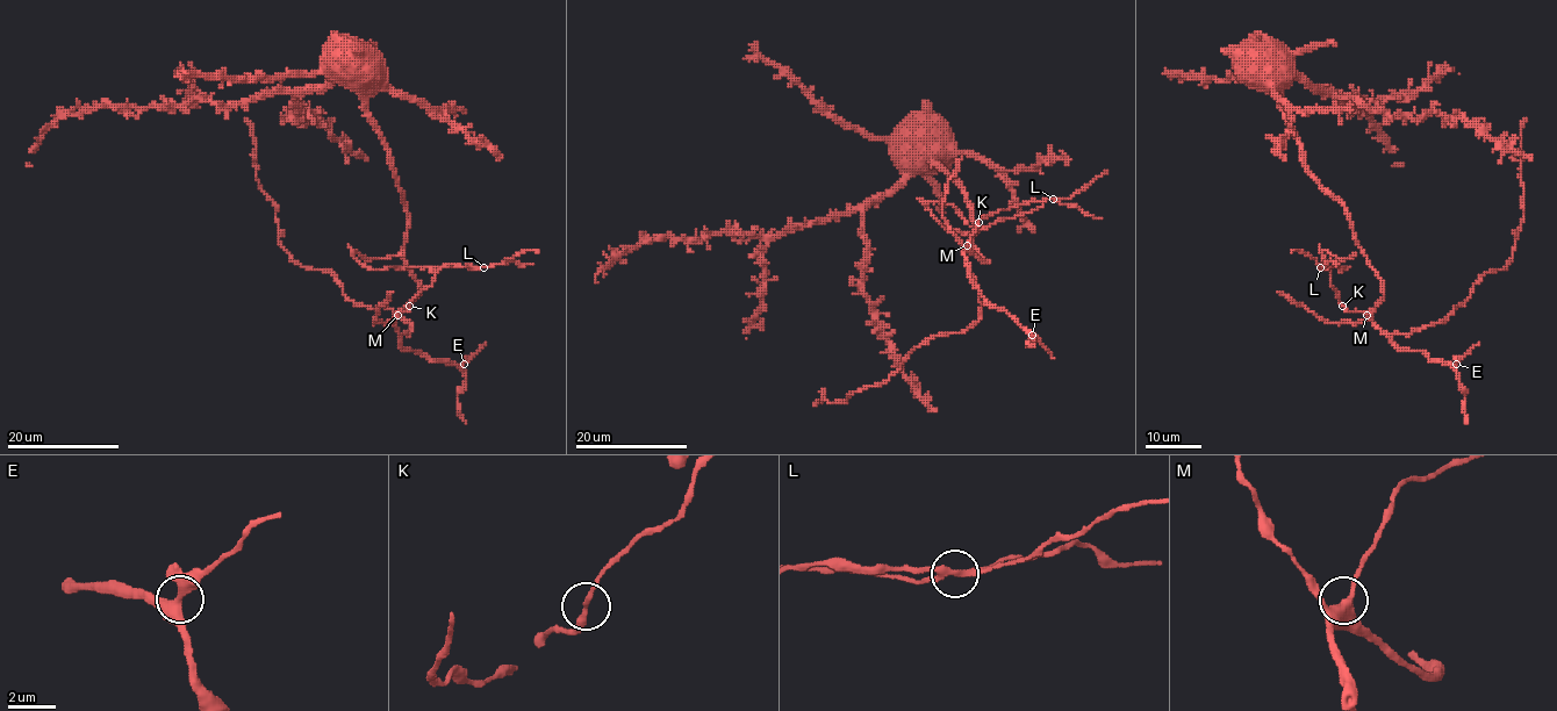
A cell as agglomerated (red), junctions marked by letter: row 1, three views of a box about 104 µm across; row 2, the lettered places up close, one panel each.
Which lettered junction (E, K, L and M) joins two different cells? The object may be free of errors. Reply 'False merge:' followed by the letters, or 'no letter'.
False merge: L

